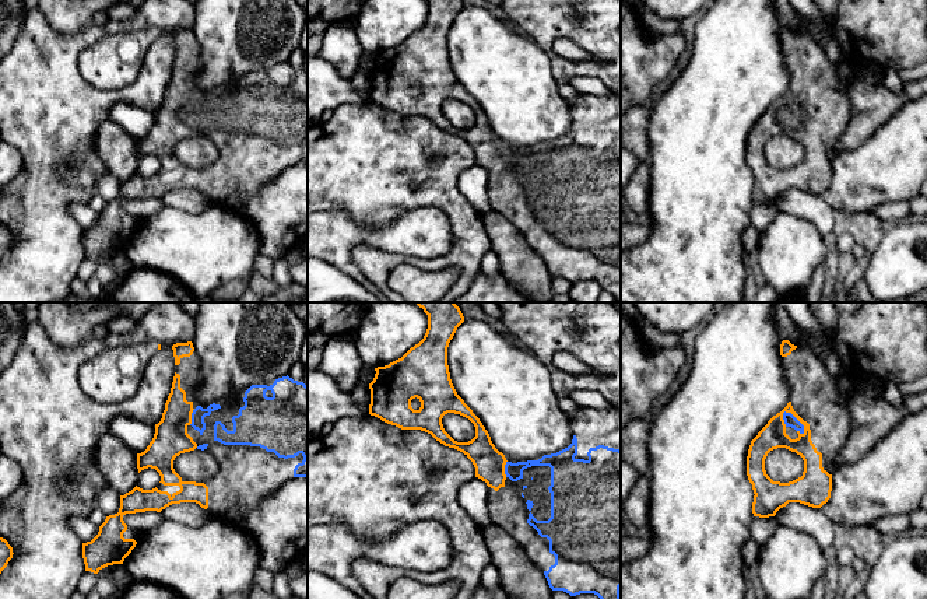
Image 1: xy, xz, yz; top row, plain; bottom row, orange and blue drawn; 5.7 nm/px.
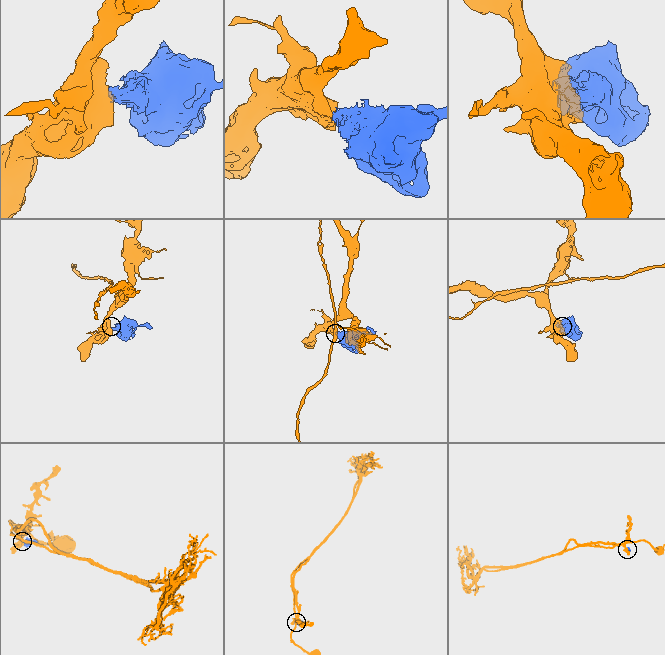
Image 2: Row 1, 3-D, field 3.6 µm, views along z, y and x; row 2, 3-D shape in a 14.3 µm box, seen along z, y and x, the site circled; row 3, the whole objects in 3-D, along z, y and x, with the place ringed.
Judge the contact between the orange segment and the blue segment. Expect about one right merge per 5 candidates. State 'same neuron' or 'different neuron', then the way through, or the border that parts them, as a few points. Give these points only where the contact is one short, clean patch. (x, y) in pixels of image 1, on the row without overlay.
same neuron; way yz (772, 122), (785, 98), (799, 107), (790, 107)

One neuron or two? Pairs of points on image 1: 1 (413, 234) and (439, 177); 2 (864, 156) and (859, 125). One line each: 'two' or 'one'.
1: two
2: two

